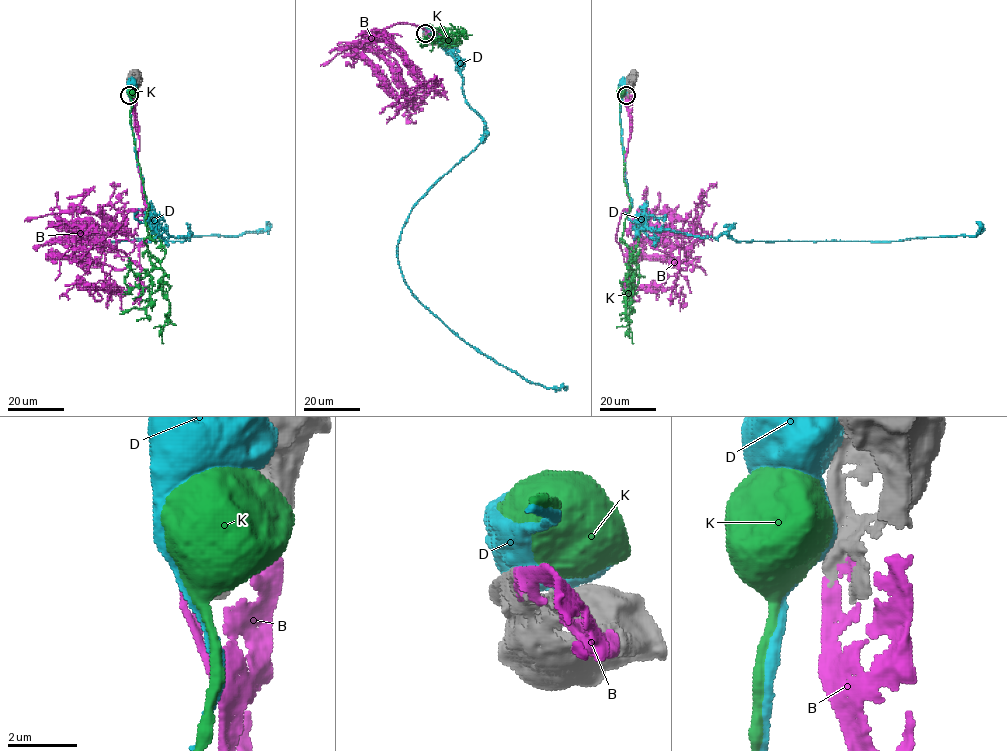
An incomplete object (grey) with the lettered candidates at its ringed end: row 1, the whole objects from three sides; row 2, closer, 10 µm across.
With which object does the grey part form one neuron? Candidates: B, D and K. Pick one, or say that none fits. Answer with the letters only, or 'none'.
B

